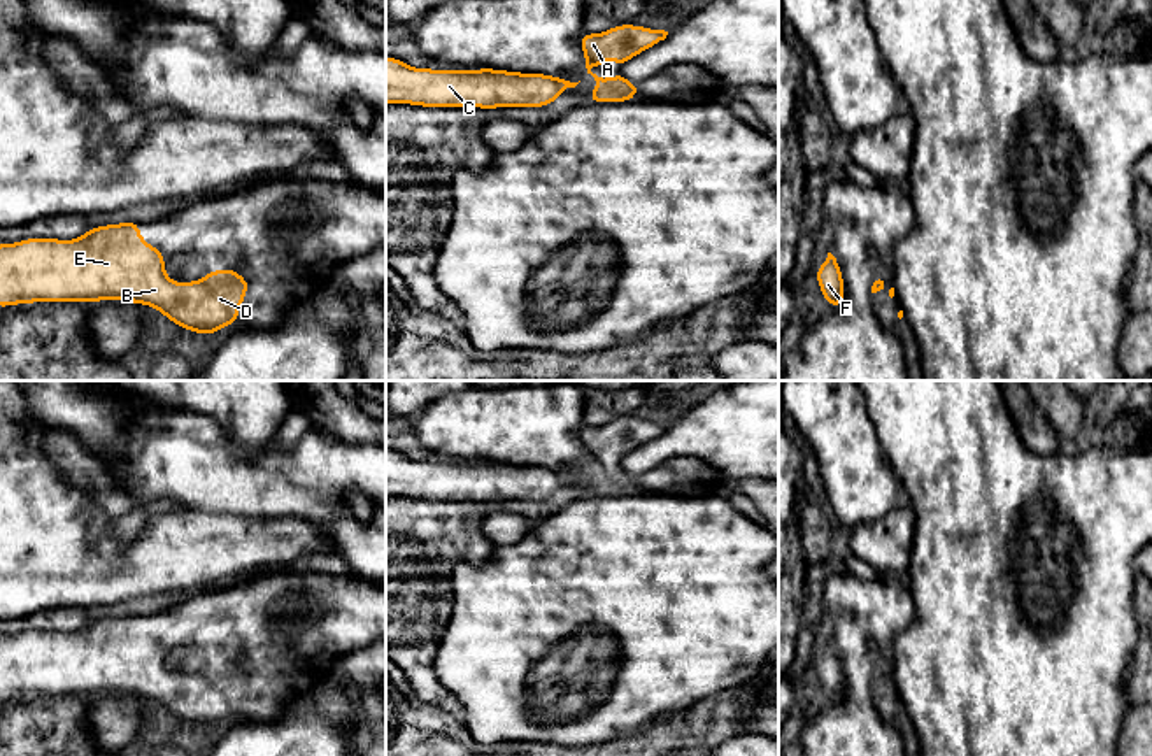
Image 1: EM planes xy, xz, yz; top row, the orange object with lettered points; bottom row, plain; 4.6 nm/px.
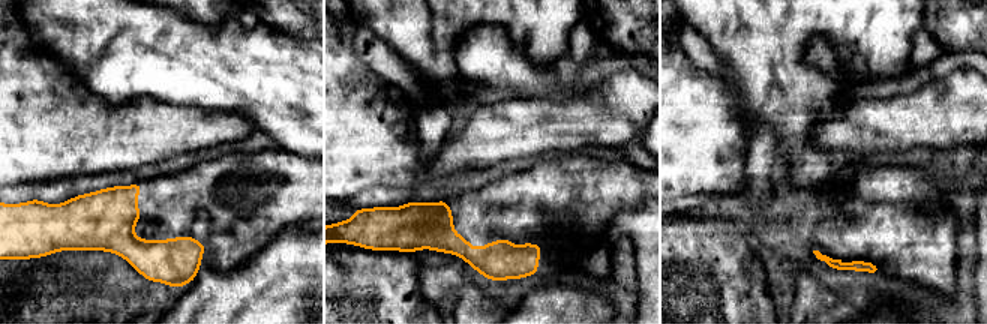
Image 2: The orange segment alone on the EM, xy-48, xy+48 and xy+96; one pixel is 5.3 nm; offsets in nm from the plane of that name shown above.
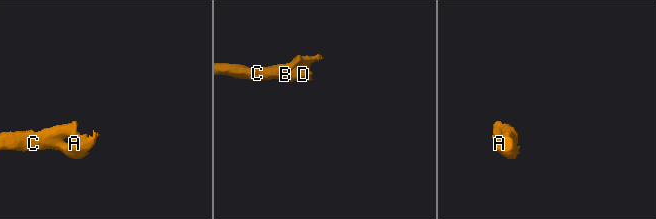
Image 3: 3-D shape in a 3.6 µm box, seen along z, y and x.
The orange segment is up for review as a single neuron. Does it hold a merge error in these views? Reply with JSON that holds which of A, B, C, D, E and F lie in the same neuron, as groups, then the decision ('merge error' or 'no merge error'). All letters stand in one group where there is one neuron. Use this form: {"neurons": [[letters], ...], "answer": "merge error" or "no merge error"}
{"neurons": [["A", "B", "C", "D", "E", "F"]], "answer": "no merge error"}

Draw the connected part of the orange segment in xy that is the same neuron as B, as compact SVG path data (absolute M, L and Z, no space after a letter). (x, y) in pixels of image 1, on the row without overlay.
M139 614L95 619L74 633L0 637L0 702L121 693L151 698L177 719L210 730L238 714L249 681L237 661L174 675L165 667L163 645L140 630Z

